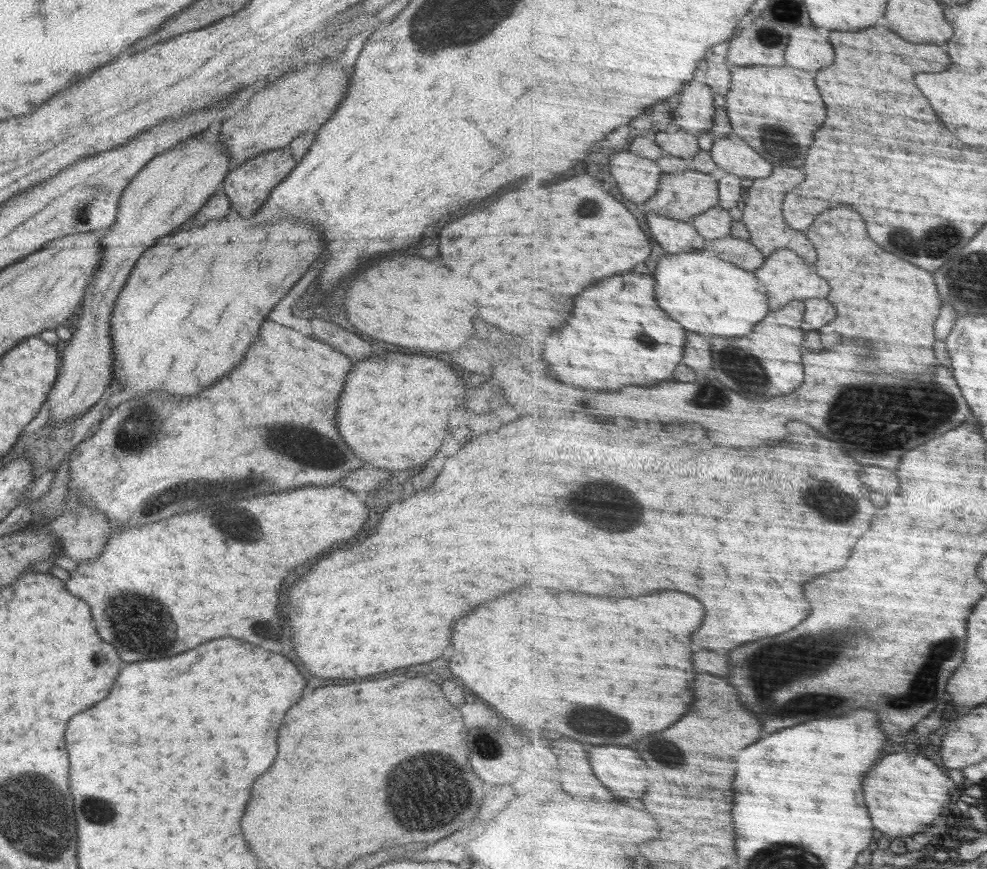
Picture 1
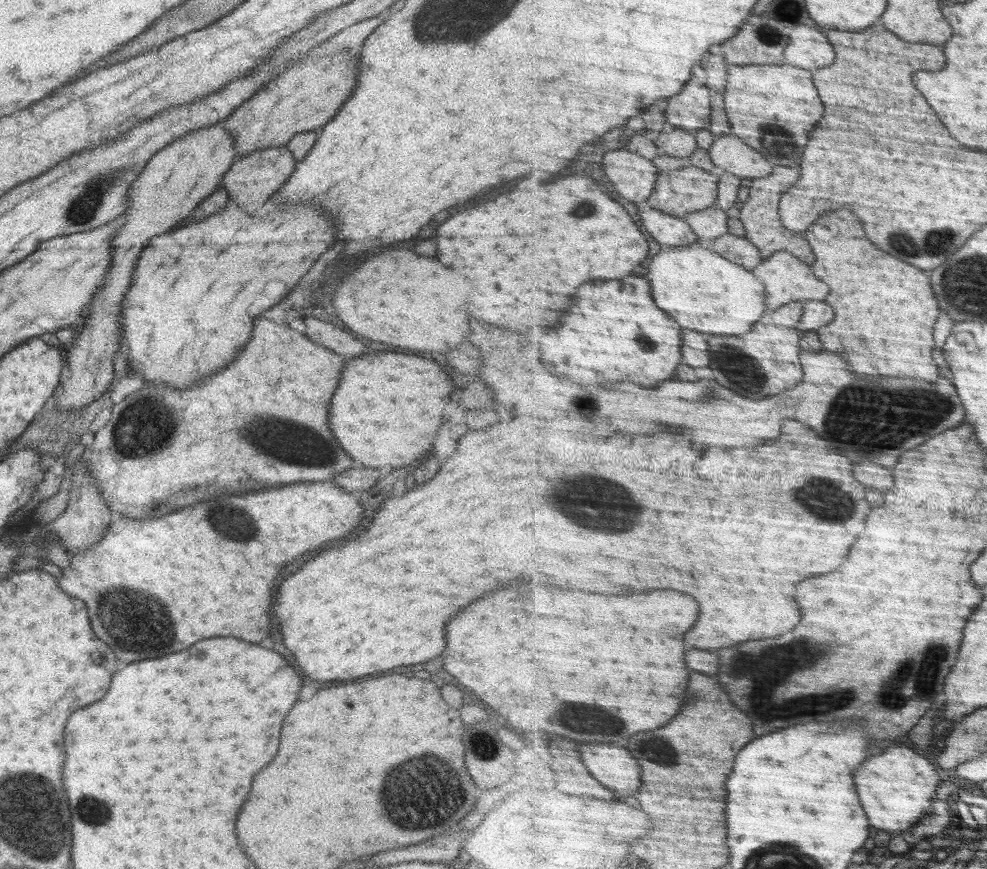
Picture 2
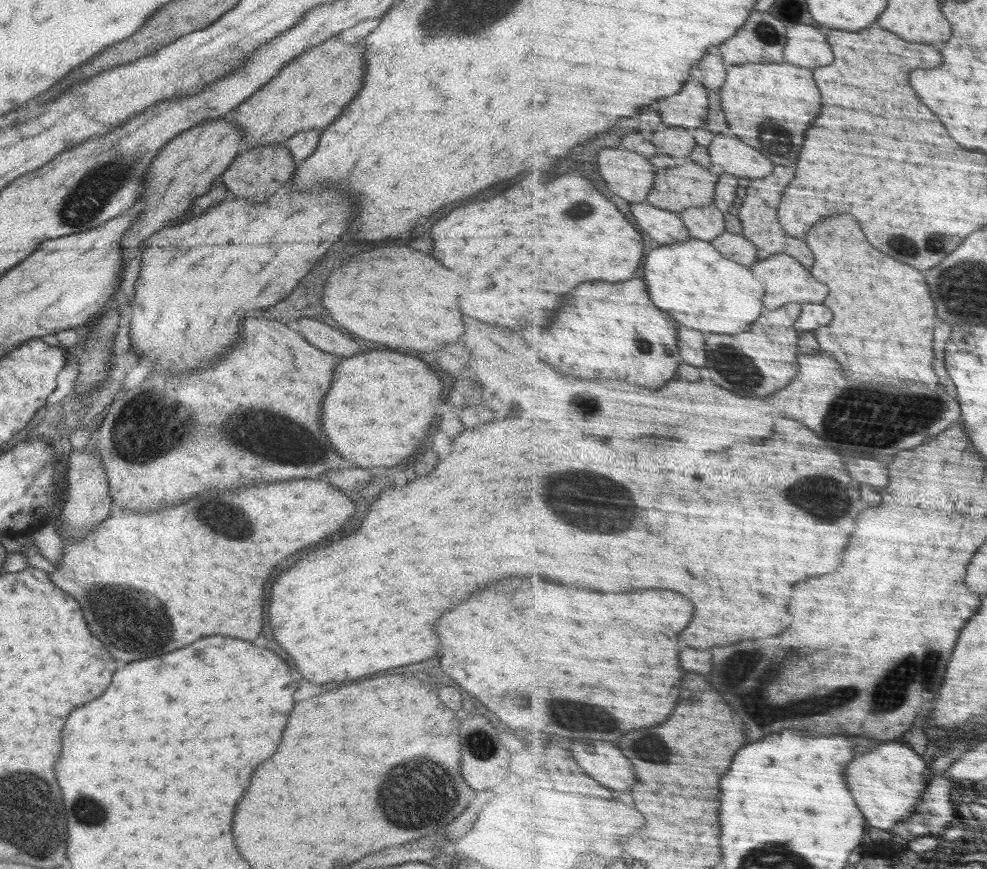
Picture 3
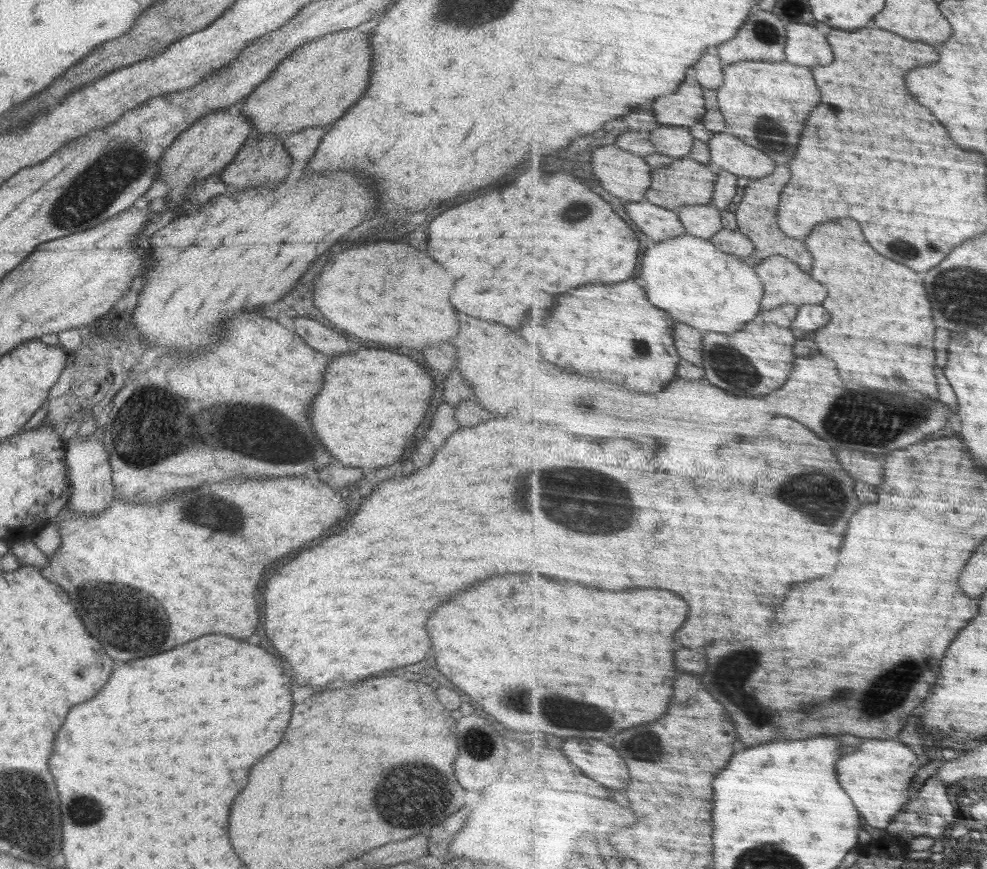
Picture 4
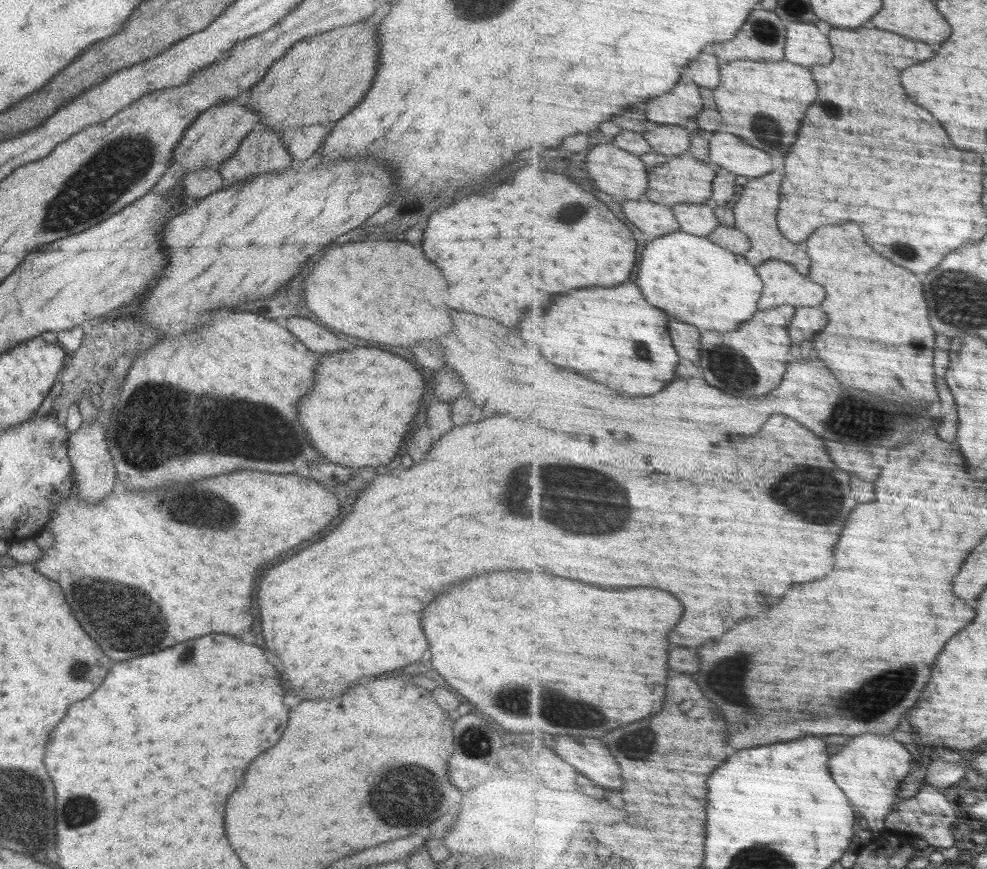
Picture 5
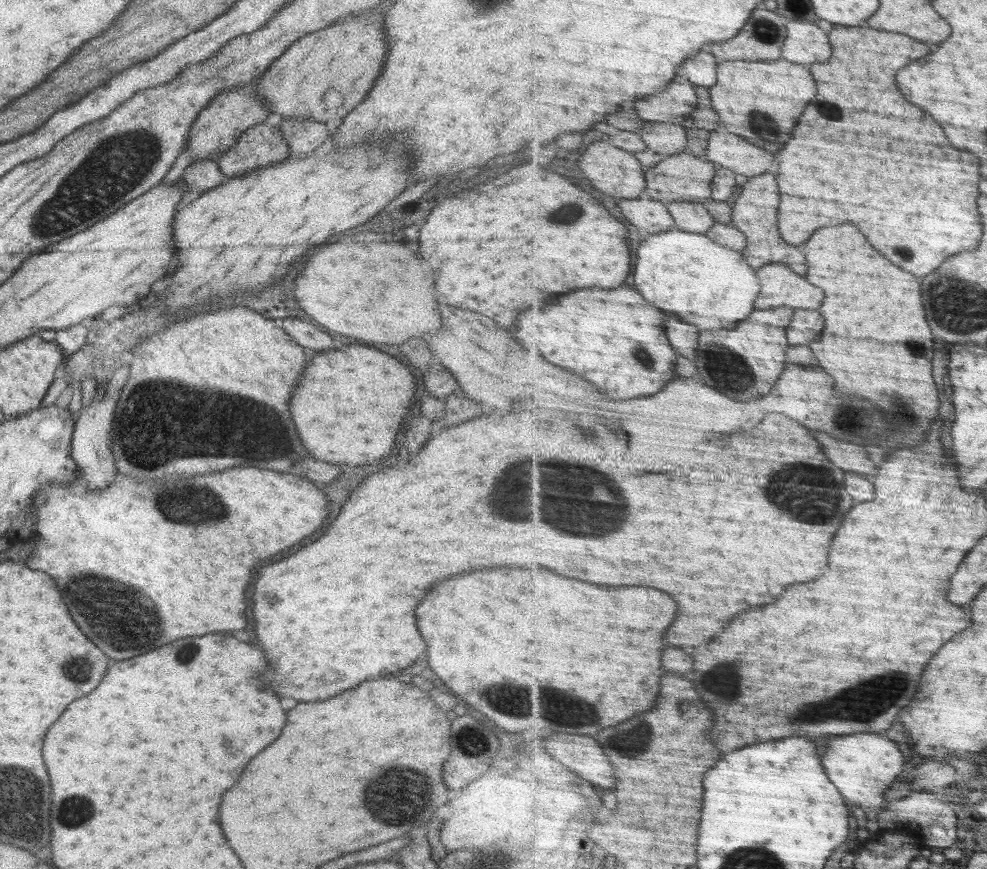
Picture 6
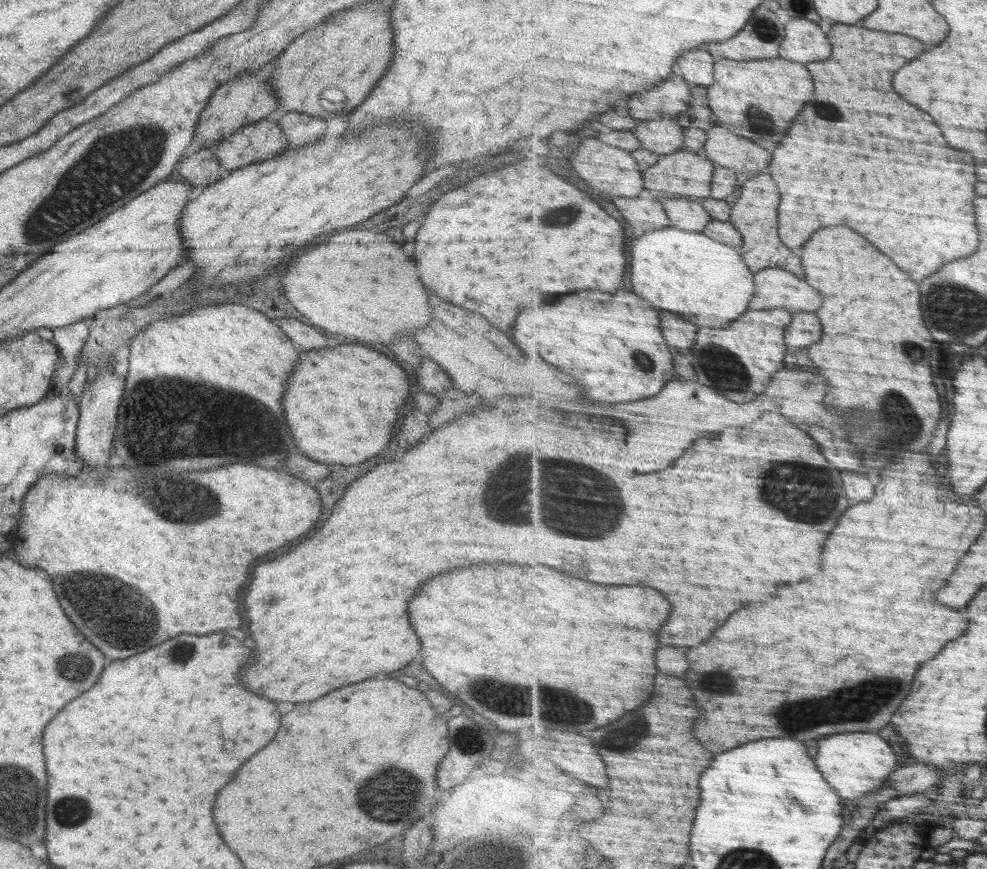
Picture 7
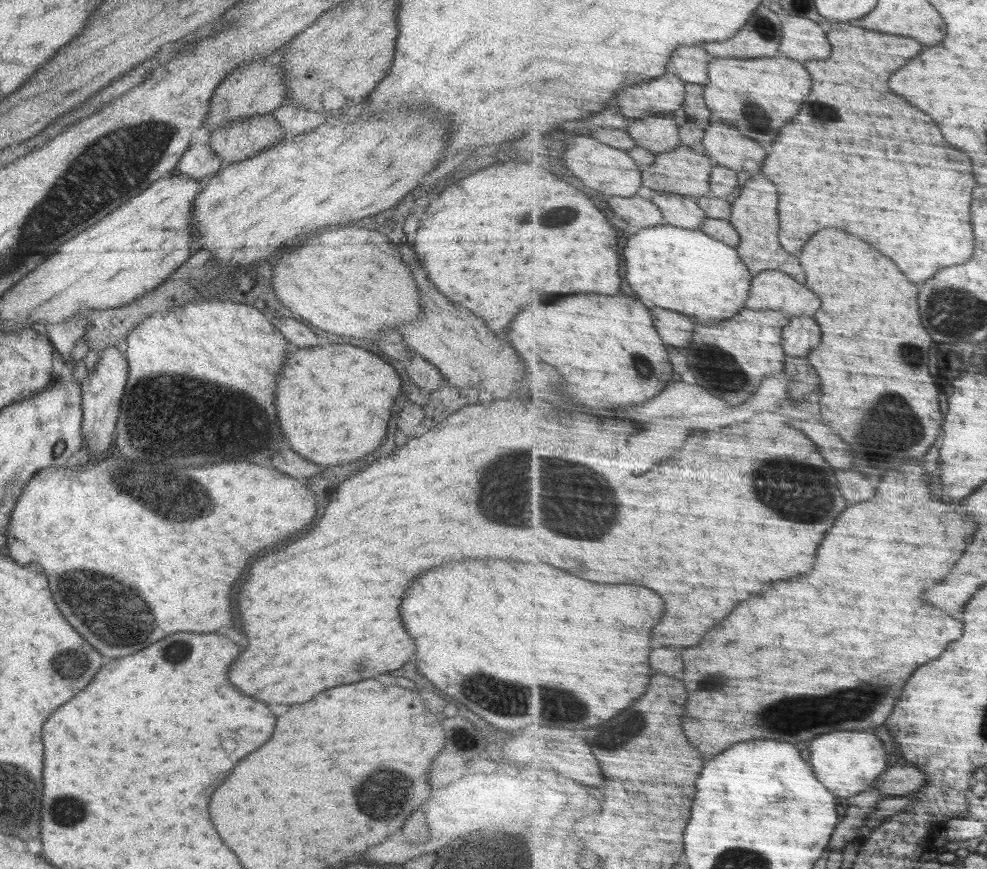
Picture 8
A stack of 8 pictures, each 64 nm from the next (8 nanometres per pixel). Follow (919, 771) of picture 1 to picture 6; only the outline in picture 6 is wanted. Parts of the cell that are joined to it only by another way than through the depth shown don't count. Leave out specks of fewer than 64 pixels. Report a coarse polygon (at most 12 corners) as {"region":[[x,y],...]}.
{"region":[[882,733],[840,736],[824,768],[846,798],[866,806],[878,834],[886,791],[905,772]]}

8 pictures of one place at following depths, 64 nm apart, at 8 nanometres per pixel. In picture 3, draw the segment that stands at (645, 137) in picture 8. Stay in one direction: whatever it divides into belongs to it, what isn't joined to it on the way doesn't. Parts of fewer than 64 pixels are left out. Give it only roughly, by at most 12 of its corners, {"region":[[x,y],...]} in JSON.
{"region":[[667,126],[650,137],[662,153],[688,157],[698,146],[694,131]]}

